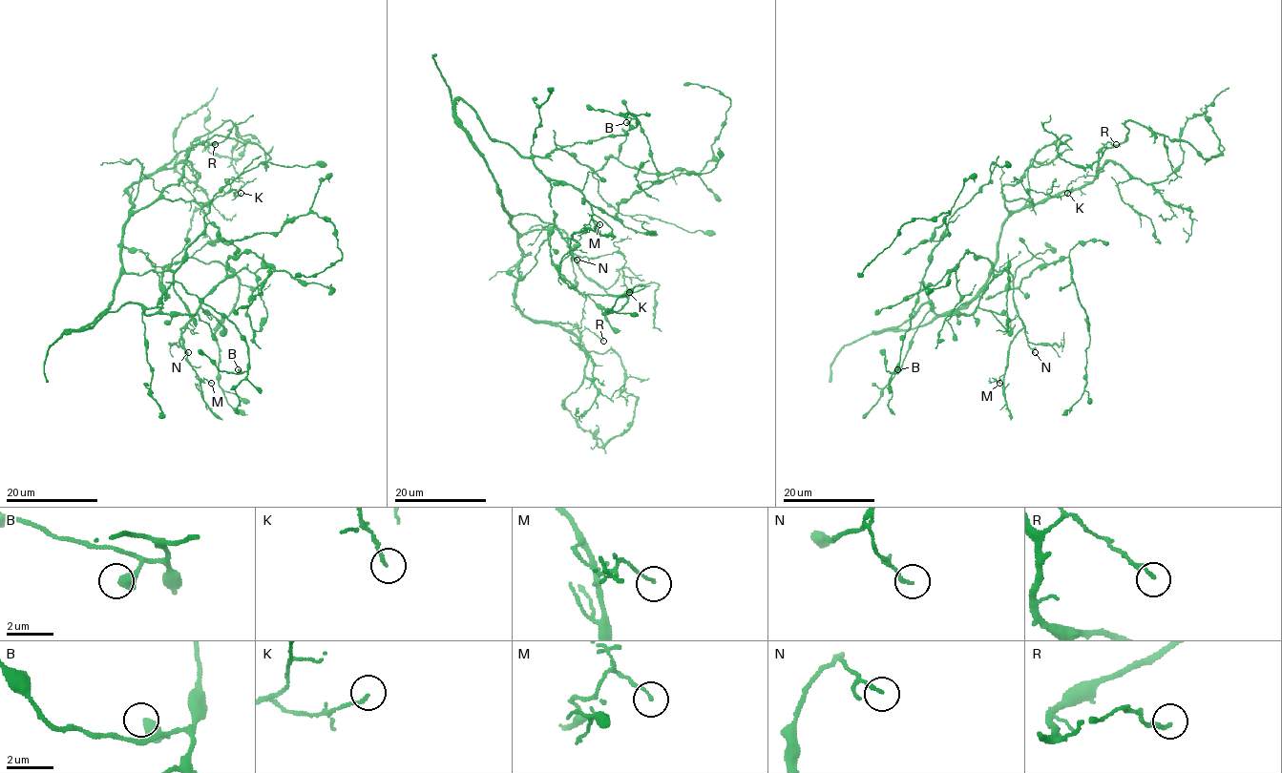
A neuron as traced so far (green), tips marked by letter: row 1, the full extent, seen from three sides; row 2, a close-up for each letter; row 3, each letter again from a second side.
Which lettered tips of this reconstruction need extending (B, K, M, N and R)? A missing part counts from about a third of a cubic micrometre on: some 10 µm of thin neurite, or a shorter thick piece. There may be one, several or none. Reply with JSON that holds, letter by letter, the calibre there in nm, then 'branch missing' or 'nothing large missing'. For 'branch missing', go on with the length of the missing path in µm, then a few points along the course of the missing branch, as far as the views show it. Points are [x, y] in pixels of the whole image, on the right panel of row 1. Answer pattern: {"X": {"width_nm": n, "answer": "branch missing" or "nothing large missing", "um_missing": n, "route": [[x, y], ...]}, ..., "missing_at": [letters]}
{"B": {"width_nm": 320, "answer": "nothing large missing"}, "K": {"width_nm": 130, "answer": "nothing large missing"}, "M": {"width_nm": 90, "answer": "nothing large missing"}, "N": {"width_nm": 140, "answer": "nothing large missing"}, "R": {"width_nm": 150, "answer": "nothing large missing"}, "missing_at": []}

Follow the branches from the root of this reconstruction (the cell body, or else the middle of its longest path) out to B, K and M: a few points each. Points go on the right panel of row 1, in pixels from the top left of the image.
B: (923, 324), (874, 331), (902, 324), (925, 302), (931, 302), (932, 307), (920, 282), (897, 369)
K: (923, 324), (963, 307), (986, 281), (1009, 217), (1003, 198), (1033, 203), (1030, 190), (1054, 198), (1067, 193)
M: (923, 324), (963, 307), (991, 272), (1007, 271), (1024, 327), (1011, 341), (1004, 373), (994, 380), (999, 383)

